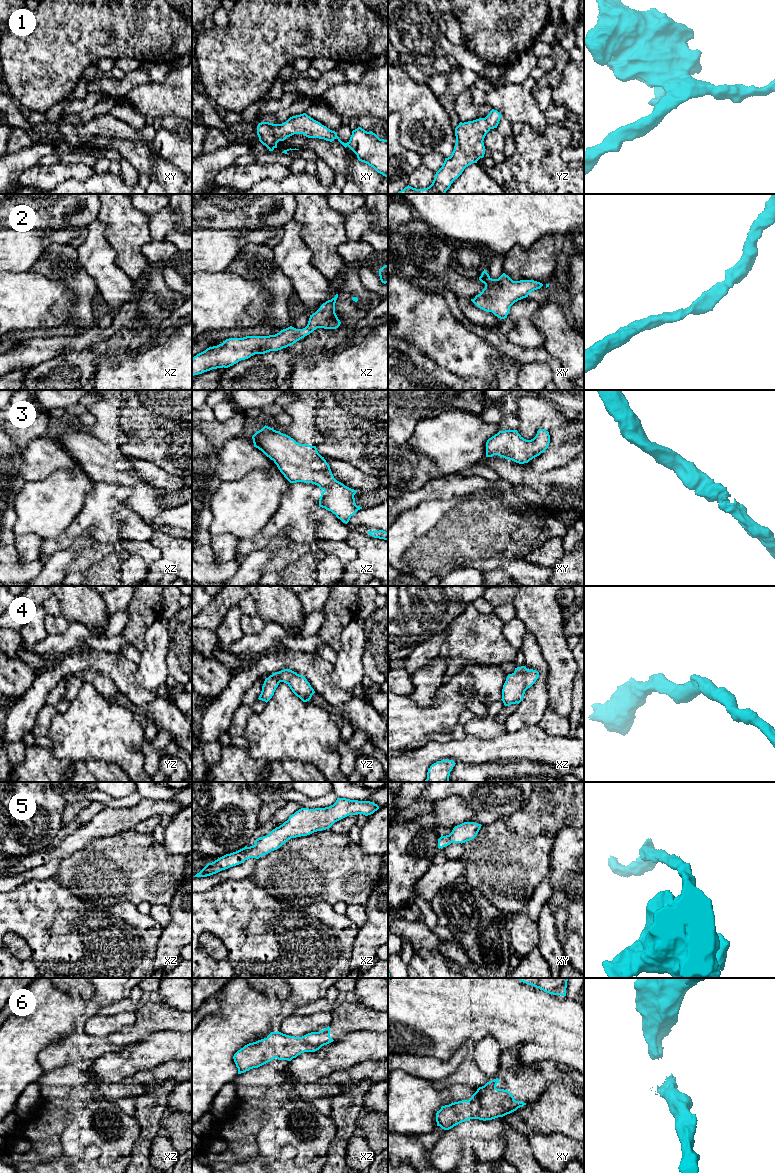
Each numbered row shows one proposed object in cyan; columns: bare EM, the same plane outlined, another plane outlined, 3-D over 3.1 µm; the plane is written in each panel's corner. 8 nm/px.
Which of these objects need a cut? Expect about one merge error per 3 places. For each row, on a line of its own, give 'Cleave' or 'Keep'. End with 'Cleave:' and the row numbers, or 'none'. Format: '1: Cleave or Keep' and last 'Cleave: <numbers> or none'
1: Keep
2: Keep
3: Keep
4: Keep
5: Keep
6: Keep
Cleave: none

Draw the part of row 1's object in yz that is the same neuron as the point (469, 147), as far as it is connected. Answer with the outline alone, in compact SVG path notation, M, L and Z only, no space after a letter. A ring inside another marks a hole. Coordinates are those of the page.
M492 109L485 118L460 122L455 128L454 150L450 157L445 158L432 184L424 189L408 185L397 194L445 194L466 167L484 157L484 138L491 129L497 128L501 117L497 110Z

